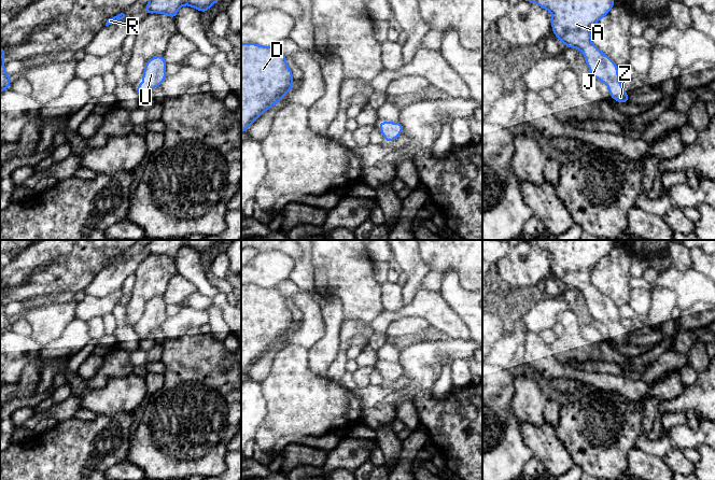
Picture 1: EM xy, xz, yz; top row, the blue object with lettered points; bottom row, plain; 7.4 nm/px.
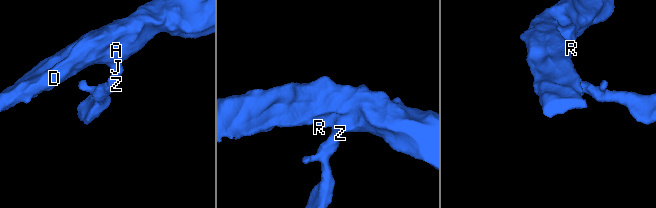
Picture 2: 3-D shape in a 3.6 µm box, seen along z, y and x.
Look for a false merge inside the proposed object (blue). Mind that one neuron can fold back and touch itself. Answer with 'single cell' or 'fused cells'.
single cell

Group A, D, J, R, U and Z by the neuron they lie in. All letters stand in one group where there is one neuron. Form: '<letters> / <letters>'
A D J R U Z

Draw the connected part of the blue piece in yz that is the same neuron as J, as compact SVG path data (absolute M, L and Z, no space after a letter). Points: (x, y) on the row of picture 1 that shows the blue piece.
M525 0L537 3L552 15L551 27L555 36L566 47L575 47L585 55L590 73L608 86L611 98L619 103L629 101L629 95L619 83L617 65L591 42L591 31L595 24L615 5L614 0Z

